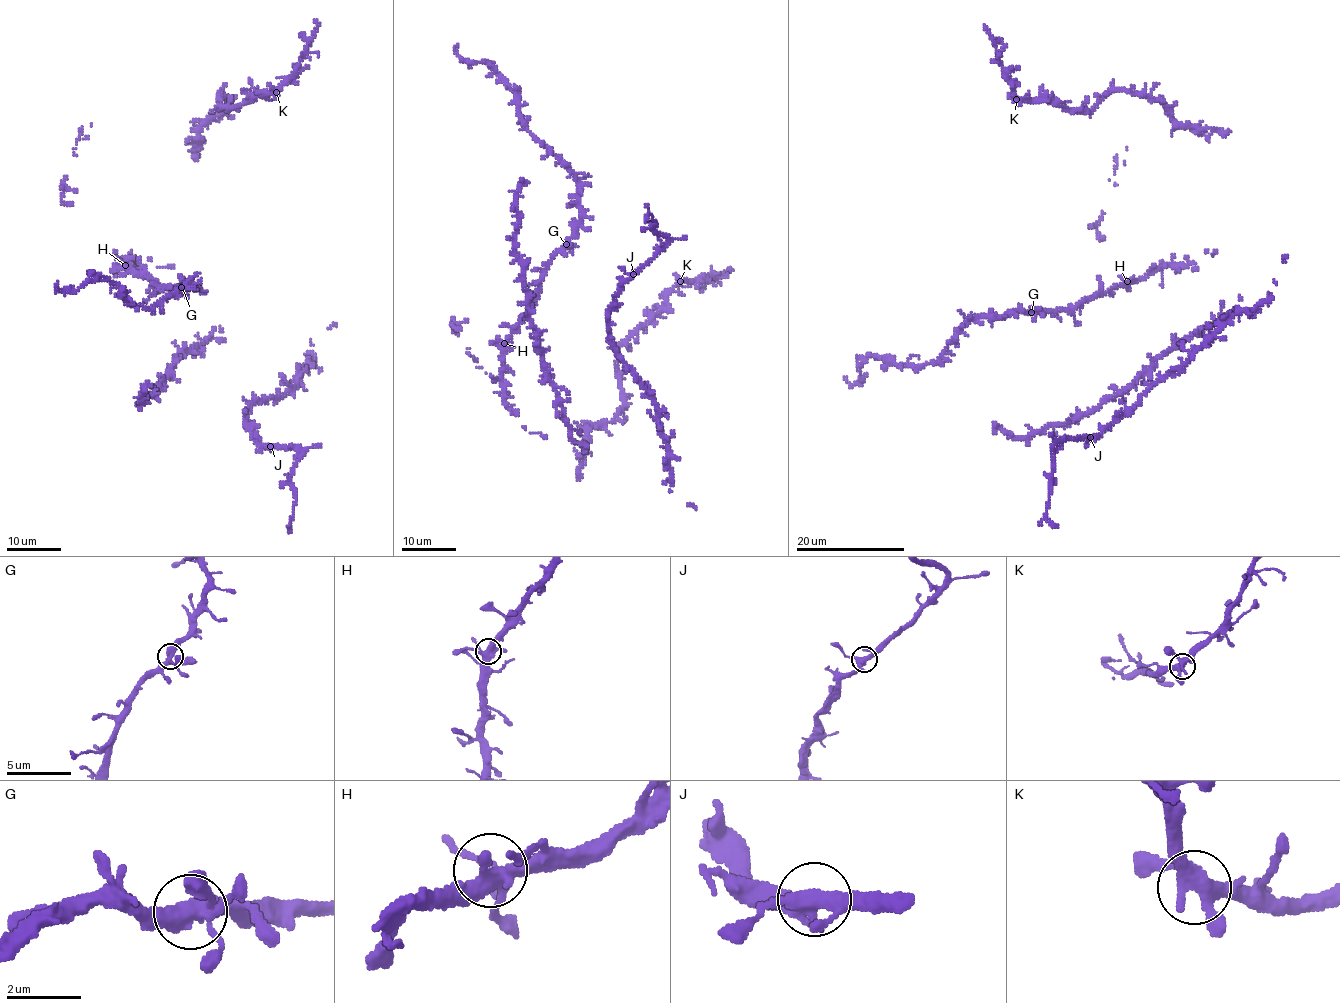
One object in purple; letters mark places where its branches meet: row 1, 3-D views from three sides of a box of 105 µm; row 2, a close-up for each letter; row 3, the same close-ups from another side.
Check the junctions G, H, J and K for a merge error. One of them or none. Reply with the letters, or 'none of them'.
none of them

